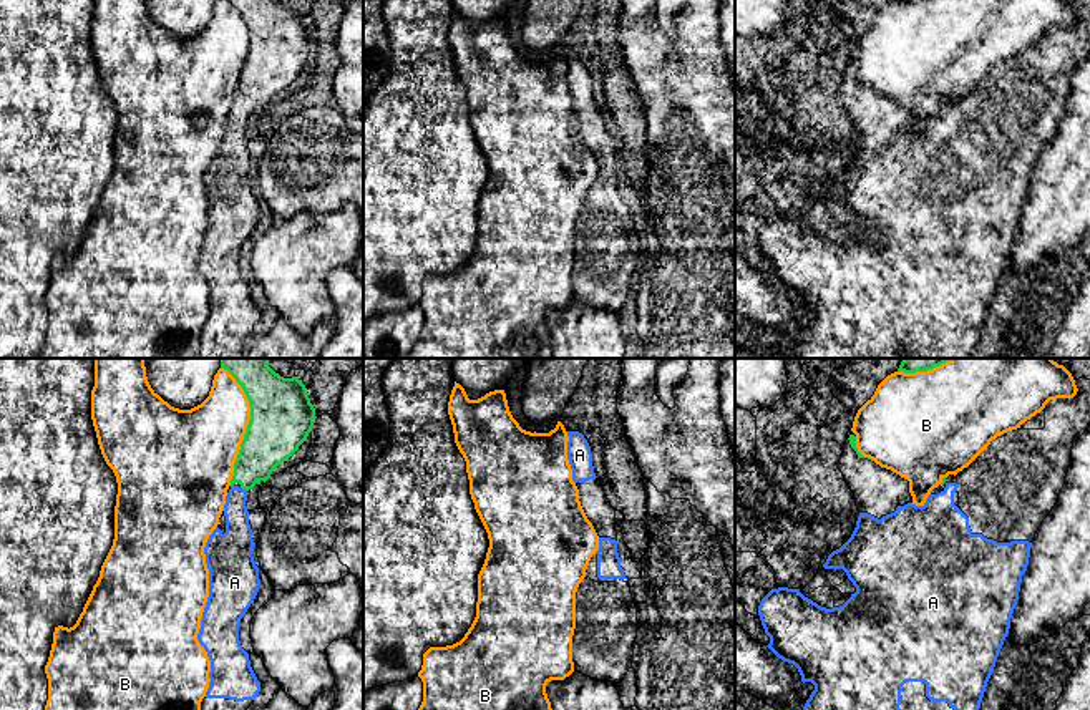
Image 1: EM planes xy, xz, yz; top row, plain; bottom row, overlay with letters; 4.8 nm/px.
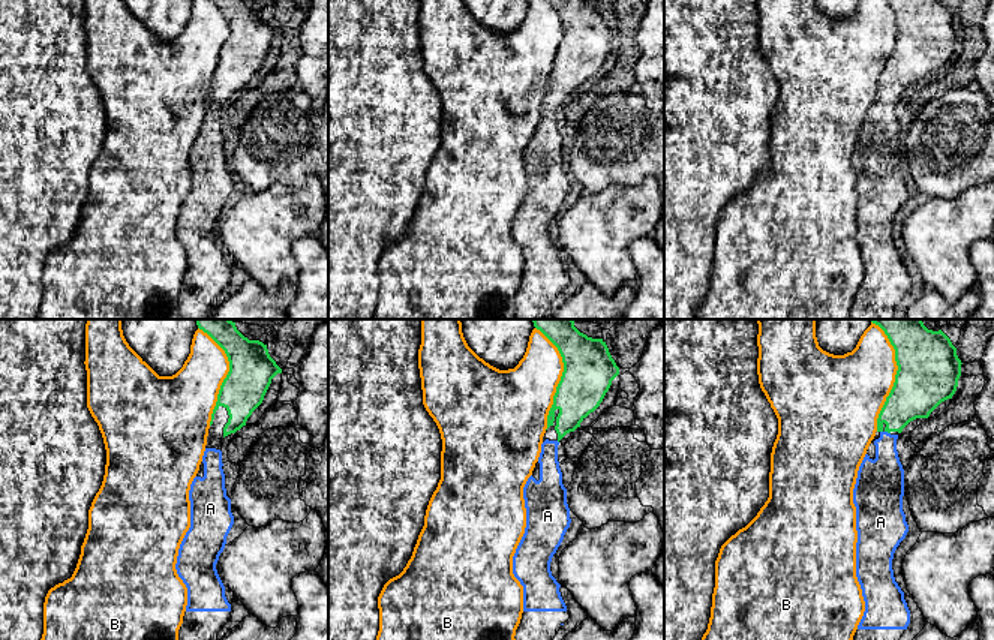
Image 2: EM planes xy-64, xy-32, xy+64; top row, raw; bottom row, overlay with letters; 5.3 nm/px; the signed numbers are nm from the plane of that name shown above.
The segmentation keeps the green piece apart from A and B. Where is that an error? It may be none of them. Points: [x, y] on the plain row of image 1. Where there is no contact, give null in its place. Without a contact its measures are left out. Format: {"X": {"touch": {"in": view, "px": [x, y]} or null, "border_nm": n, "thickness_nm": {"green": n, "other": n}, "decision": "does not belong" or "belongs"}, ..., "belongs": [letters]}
{"A": {"touch": {"in": "xy", "px": [244, 116]}, "border_nm": 40, "thickness_nm": {"green": 240, "other": 140}, "decision": "belongs"}, "B": {"touch": {"in": "xy", "px": [248, 57]}, "border_nm": 550, "thickness_nm": {"green": 300, "other": 380}, "decision": "does not belong"}, "belongs": ["A"]}

